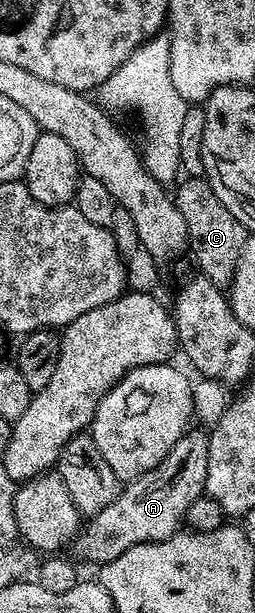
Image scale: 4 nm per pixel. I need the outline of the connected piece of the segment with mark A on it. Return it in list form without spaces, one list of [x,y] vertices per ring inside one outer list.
[[[203,429],[198,430],[184,431],[177,441],[177,445],[173,445],[173,449],[169,449],[167,456],[157,466],[149,469],[149,473],[130,480],[120,490],[117,501],[113,501],[113,505],[105,505],[105,509],[101,509],[101,513],[90,516],[82,524],[79,534],[75,537],[75,542],[69,547],[69,551],[72,551],[70,554],[76,560],[84,559],[87,563],[102,565],[121,557],[121,553],[125,553],[125,549],[133,549],[133,545],[165,541],[181,530],[187,518],[189,505],[193,505],[193,501],[197,501],[197,497],[201,497],[207,490],[205,477],[209,469],[208,432]]]

